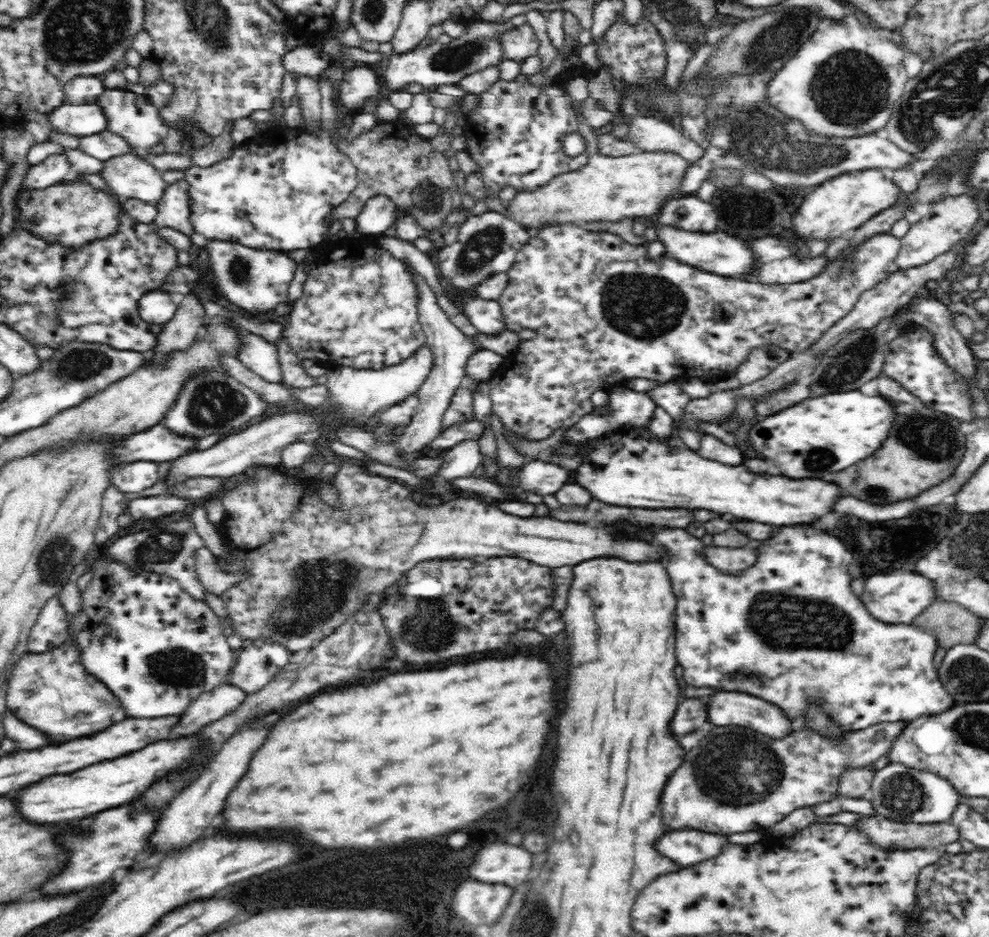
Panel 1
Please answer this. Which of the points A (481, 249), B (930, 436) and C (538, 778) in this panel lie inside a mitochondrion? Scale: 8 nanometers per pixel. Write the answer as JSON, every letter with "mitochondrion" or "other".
{"A":"mitochondrion","B":"mitochondrion","C":"other"}

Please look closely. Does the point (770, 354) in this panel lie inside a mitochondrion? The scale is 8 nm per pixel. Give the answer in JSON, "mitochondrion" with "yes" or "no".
{"mitochondrion":"yes"}

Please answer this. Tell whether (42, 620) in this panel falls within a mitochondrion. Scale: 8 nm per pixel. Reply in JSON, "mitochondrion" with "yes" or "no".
{"mitochondrion":"no"}

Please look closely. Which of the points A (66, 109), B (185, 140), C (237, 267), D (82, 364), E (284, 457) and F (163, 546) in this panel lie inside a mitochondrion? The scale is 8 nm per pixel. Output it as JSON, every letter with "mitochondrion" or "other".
{"A":"other","B":"mitochondrion","C":"mitochondrion","D":"mitochondrion","E":"other","F":"mitochondrion"}

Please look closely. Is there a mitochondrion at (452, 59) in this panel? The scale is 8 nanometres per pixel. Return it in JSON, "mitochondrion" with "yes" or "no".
{"mitochondrion":"yes"}

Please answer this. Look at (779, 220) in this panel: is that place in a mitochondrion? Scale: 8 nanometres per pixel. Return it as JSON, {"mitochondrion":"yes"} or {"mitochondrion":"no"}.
{"mitochondrion":"no"}

